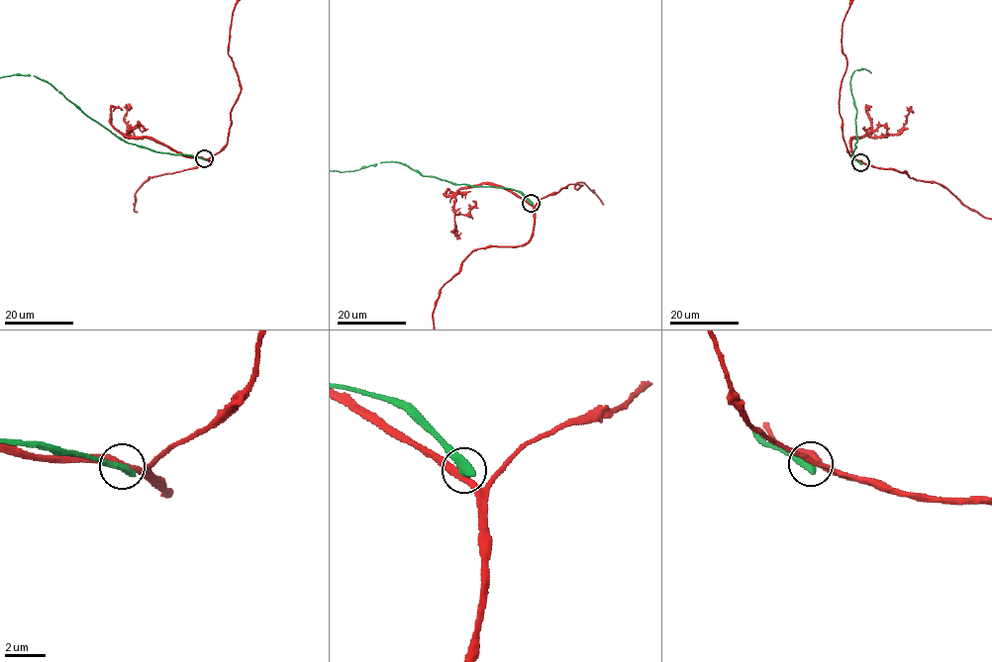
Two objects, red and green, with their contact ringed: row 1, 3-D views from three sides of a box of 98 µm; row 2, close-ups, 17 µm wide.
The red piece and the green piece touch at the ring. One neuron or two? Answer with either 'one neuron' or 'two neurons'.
two neurons

